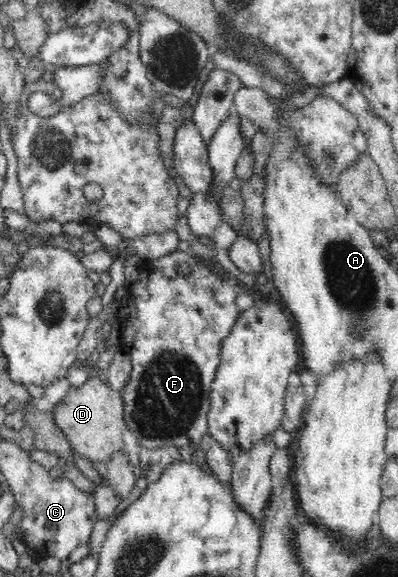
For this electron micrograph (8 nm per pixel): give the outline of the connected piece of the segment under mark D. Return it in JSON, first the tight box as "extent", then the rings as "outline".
{"extent":[52,375,128,469],"outline":[[[89,375],[80,387],[70,386],[64,399],[52,409],[55,423],[64,432],[74,451],[100,469],[116,451],[125,451],[124,431],[128,431],[122,394],[104,383],[99,376]]]}

